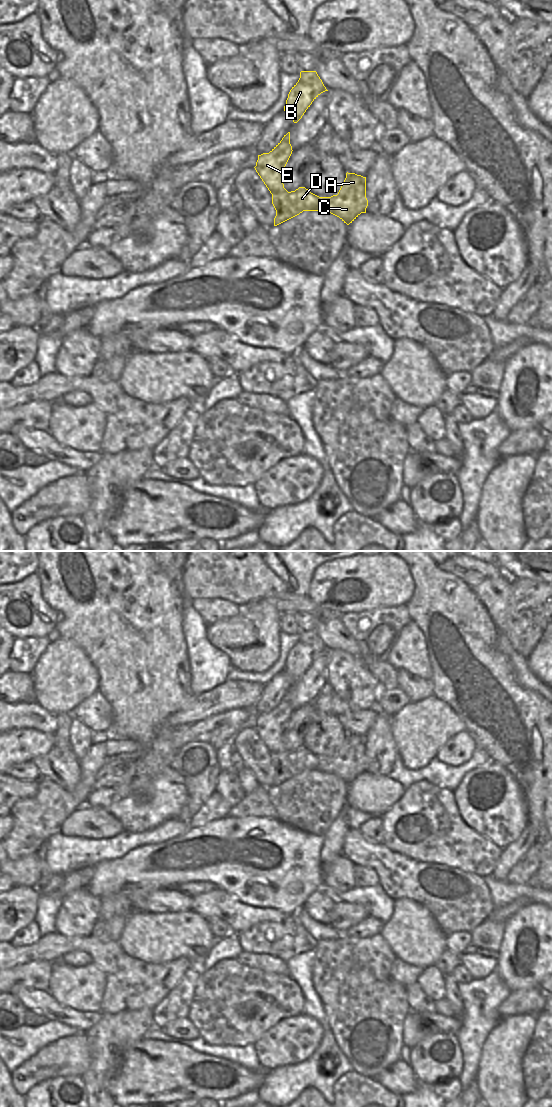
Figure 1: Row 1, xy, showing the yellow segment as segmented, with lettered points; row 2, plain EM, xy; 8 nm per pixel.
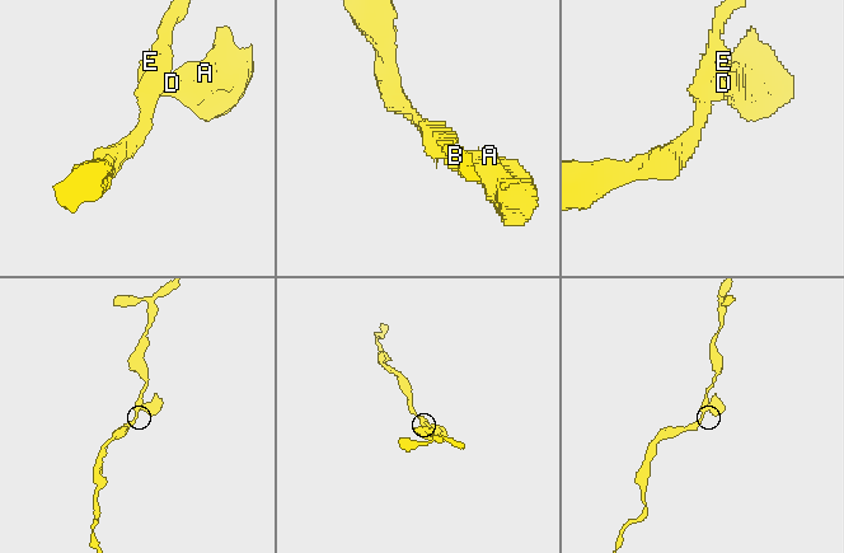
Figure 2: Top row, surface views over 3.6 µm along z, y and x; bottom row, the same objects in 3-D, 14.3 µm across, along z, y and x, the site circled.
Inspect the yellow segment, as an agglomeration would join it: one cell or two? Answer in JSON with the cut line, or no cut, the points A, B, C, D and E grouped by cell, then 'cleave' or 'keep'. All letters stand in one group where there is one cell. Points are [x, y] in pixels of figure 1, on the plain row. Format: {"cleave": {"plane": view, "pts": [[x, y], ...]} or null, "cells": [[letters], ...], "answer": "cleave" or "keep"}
{"cleave": null, "cells": [["A", "B", "C", "D", "E"]], "answer": "keep"}

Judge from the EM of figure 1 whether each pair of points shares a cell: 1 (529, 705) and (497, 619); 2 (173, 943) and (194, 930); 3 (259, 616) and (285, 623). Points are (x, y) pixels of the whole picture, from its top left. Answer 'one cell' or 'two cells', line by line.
1: two cells
2: one cell
3: two cells

